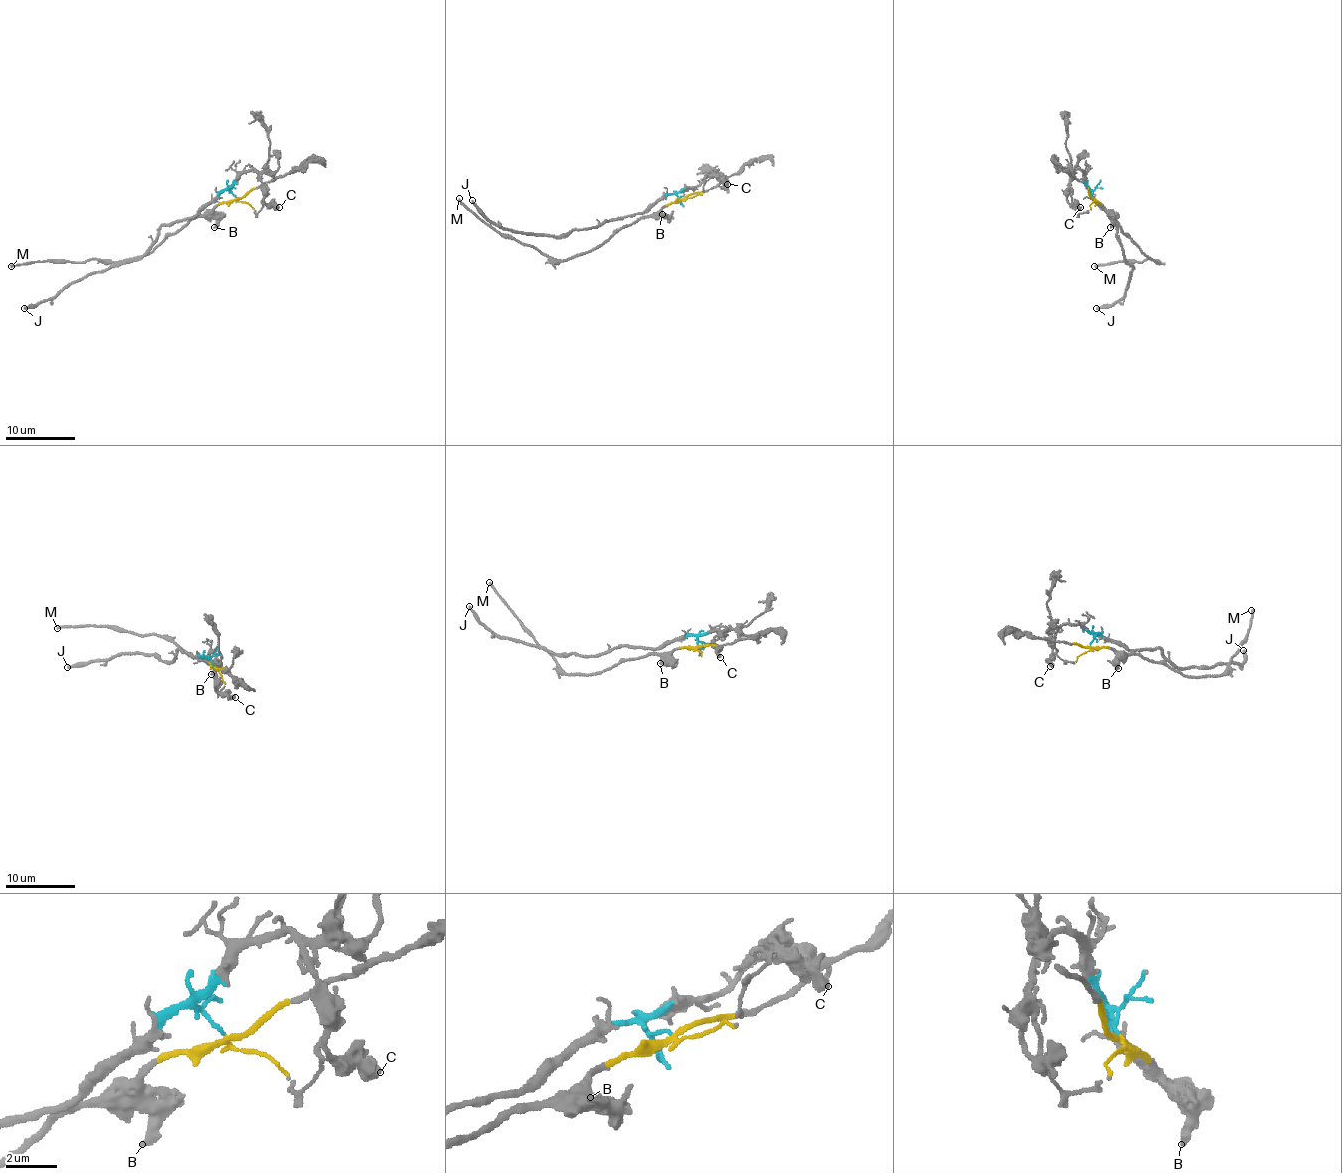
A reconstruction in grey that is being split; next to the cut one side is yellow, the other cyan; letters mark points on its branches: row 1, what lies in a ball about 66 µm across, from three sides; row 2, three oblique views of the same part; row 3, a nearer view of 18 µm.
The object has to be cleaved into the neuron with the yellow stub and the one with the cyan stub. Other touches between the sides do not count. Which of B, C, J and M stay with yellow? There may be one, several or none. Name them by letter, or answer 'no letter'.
B, M

